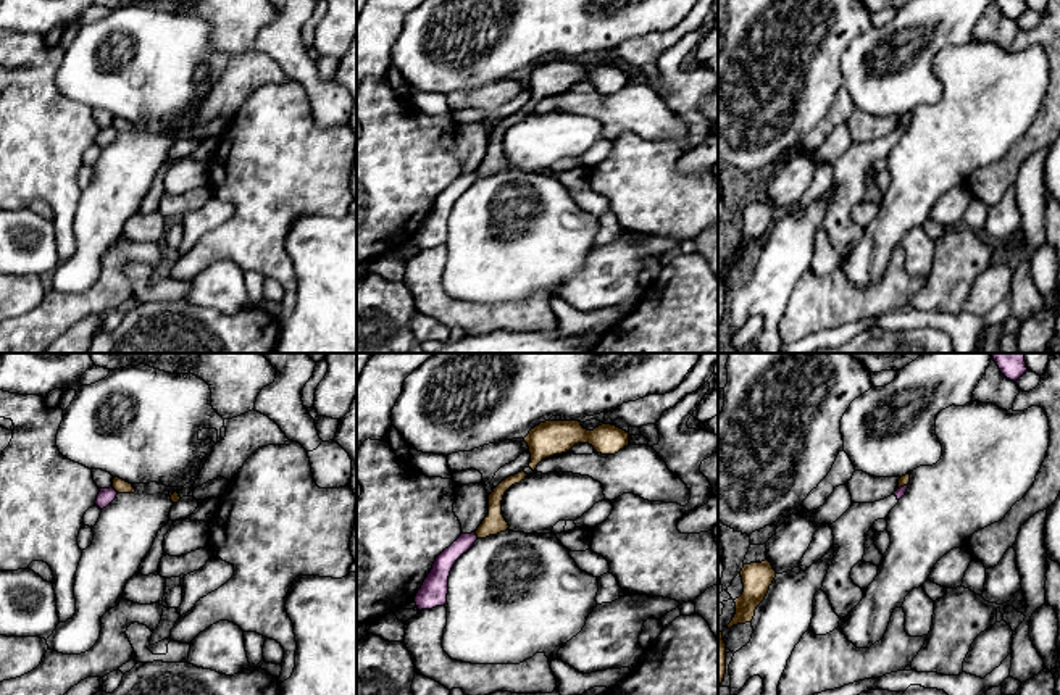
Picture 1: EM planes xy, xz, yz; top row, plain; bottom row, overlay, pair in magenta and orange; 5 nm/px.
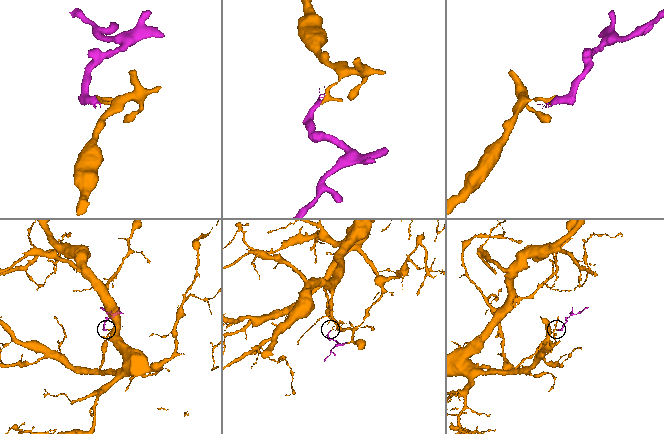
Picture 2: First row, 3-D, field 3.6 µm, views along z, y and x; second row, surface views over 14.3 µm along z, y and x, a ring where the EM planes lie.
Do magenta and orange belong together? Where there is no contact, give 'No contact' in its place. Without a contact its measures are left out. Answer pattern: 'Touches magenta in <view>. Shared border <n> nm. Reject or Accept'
Touches magenta in xy. Shared border 50 nm. Reject

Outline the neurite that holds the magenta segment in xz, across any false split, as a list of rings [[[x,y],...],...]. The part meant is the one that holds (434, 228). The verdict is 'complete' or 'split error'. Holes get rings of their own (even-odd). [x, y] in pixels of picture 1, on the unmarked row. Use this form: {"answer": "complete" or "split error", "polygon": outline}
{"answer": "complete", "polygon": [[[476,171],[461,173],[449,187],[434,200],[431,211],[424,218],[415,235],[418,248],[432,248],[445,245],[449,232],[449,214],[457,198],[466,192],[478,179]]]}

